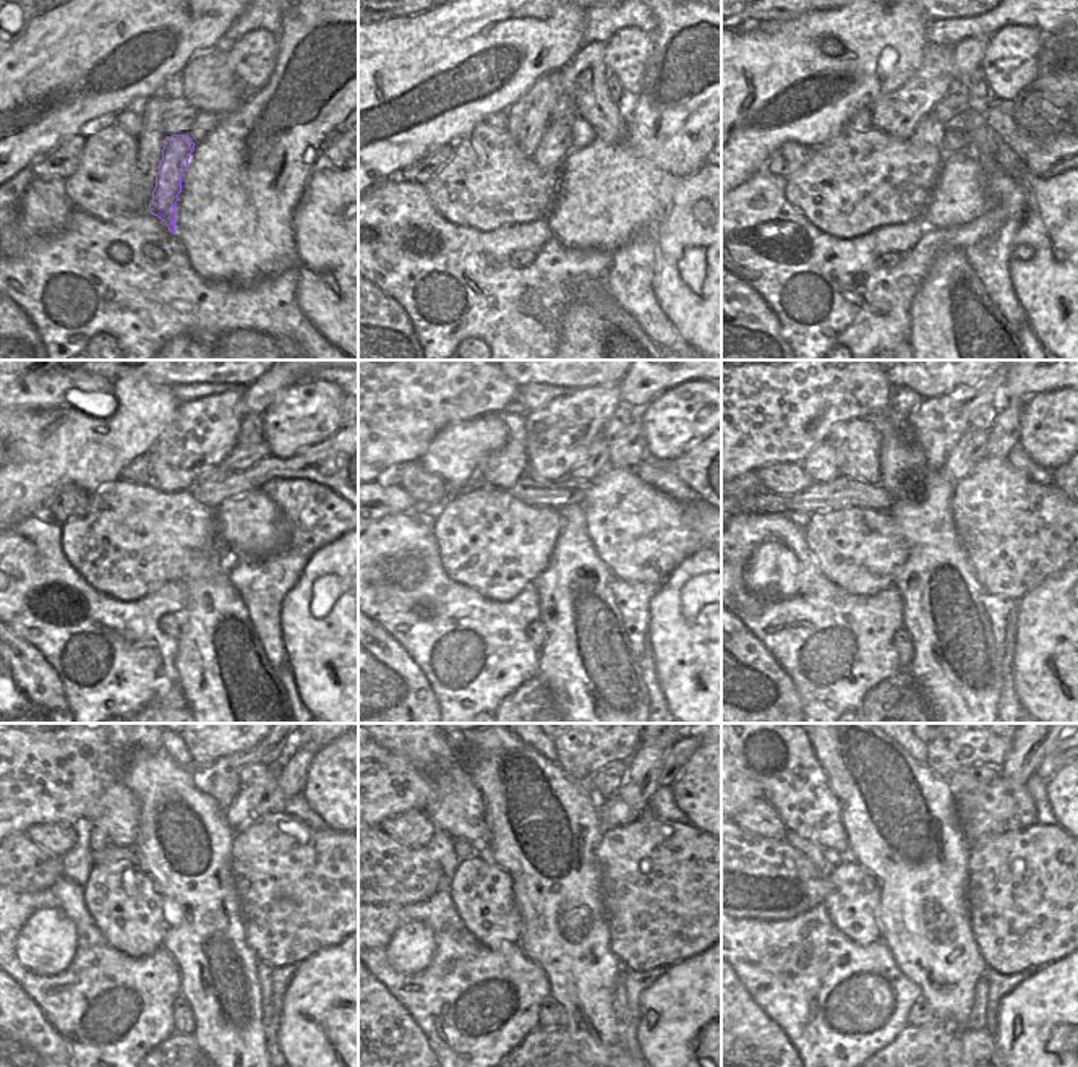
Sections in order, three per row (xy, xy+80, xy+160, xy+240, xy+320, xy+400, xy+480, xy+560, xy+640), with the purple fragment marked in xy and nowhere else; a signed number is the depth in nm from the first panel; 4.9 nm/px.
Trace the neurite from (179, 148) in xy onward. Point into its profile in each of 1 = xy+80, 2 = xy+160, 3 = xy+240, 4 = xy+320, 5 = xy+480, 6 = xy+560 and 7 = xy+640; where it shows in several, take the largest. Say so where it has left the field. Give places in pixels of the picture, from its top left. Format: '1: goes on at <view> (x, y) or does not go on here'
1: goes on at xy+80 (555, 145)
2: goes on at xy+160 (929, 130)
3: goes on at xy+240 (216, 474)
4: goes on at xy+320 (597, 461)
5: goes on at xy+480 (252, 803)
6: goes on at xy+560 (631, 800)
7: goes on at xy+640 (1022, 761)

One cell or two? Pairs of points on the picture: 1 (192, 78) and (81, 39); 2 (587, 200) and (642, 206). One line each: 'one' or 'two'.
1: two
2: one

